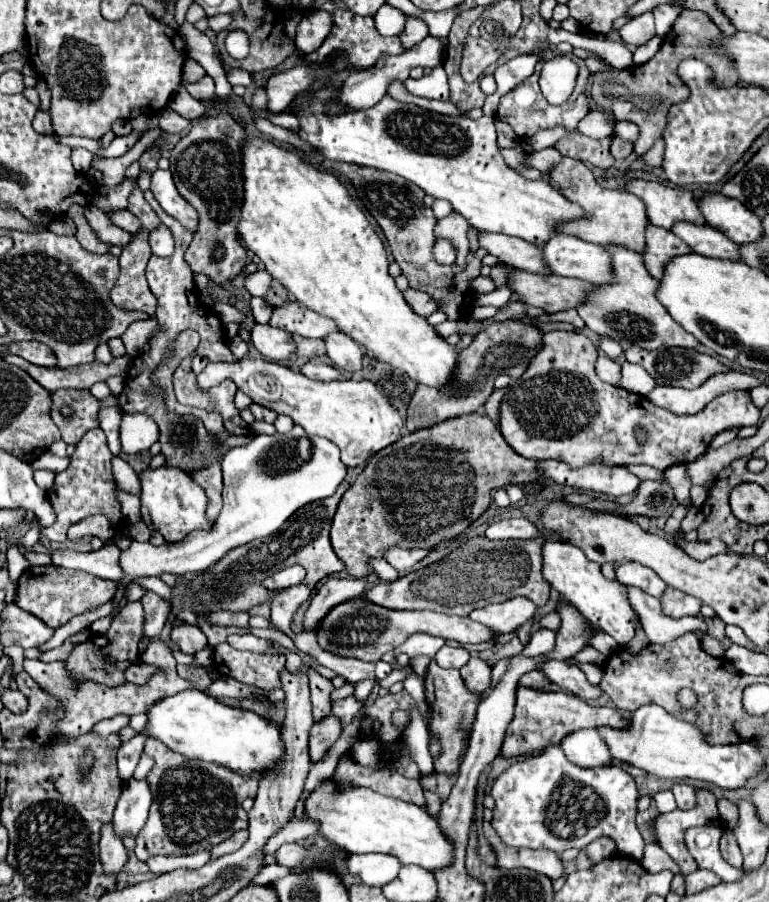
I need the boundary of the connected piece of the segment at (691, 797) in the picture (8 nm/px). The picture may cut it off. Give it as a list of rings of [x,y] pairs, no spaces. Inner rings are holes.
[[[675,784],[673,786],[673,790],[671,790],[673,794],[675,794],[675,800],[677,800],[677,806],[687,806],[689,810],[697,804],[697,796],[695,796],[695,790],[691,788],[691,786],[681,786],[681,784]]]

